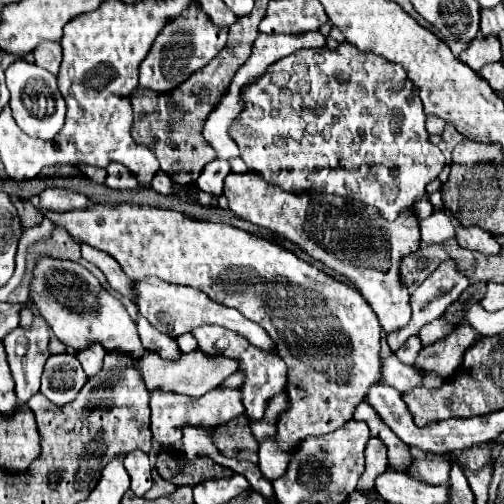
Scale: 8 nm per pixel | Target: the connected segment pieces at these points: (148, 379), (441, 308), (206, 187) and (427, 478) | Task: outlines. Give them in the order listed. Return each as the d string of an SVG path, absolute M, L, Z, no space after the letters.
M195 350L191 354L181 354L179 360L163 360L155 352L147 352L143 360L137 362L137 368L141 370L141 378L147 386L147 390L163 390L163 392L175 392L175 394L185 394L189 398L201 398L207 390L213 390L219 386L227 376L231 376L237 368L239 362L231 358L209 358L201 350Z
M447 260L443 262L413 294L411 294L411 322L405 326L405 328L399 328L397 332L391 332L387 334L387 344L391 348L391 352L397 352L399 346L409 338L409 336L415 336L427 322L433 322L435 318L441 318L443 312L447 310L449 304L453 304L459 294L469 286L469 280L463 276L461 270L457 270L455 262Z
M213 160L203 168L203 174L197 180L197 188L201 192L211 194L213 198L219 198L223 194L223 180L231 172L231 164L227 160Z
M427 456L423 460L415 460L409 476L419 482L445 486L445 482L449 478L449 462L445 456Z

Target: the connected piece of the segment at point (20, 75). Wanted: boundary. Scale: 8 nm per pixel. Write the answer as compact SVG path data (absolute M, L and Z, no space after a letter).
M15 60L5 70L5 76L7 76L7 88L11 92L9 106L13 110L13 118L17 126L27 136L51 140L63 128L65 122L65 100L57 88L57 78L45 68L39 68L25 60Z

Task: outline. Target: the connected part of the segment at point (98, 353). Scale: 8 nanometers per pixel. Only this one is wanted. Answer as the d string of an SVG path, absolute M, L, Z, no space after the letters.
M89 346L87 350L77 352L77 358L79 358L79 362L81 362L87 378L95 376L103 368L103 356L105 356L103 346Z

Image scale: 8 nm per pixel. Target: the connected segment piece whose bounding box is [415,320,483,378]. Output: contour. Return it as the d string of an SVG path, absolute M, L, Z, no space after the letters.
M461 320L447 338L441 338L439 342L423 348L415 366L427 372L439 372L443 378L449 378L461 366L467 346L479 342L479 338L483 336L467 320Z

